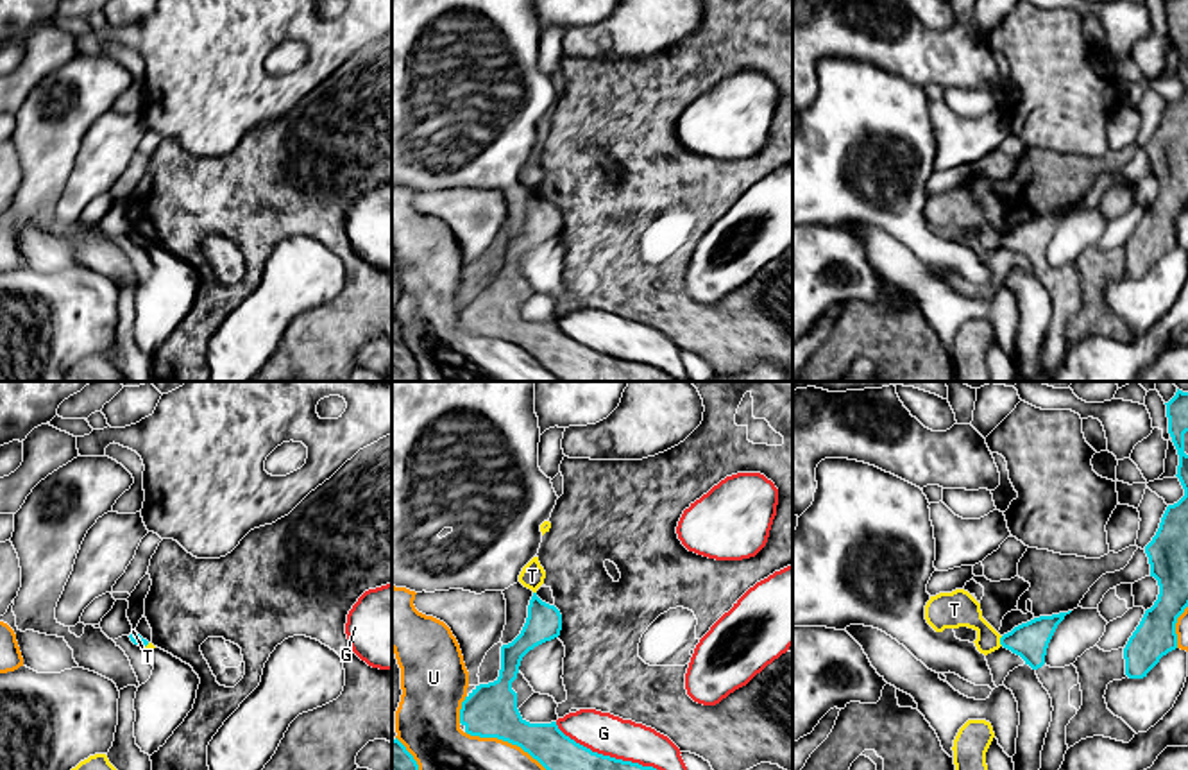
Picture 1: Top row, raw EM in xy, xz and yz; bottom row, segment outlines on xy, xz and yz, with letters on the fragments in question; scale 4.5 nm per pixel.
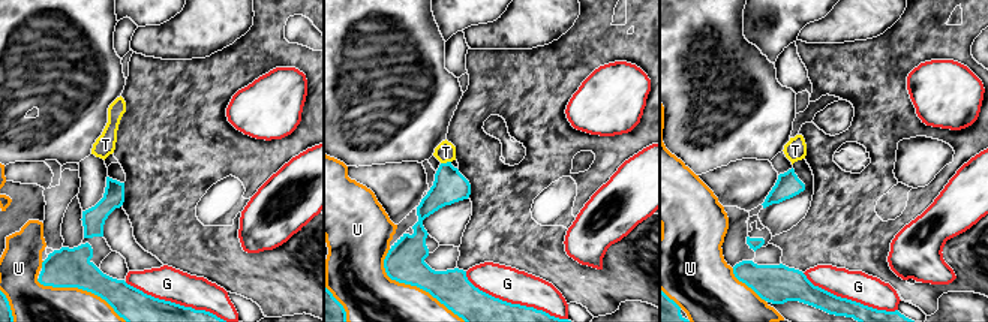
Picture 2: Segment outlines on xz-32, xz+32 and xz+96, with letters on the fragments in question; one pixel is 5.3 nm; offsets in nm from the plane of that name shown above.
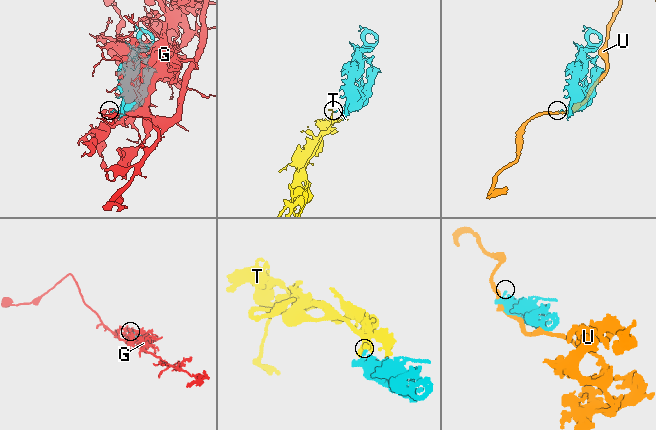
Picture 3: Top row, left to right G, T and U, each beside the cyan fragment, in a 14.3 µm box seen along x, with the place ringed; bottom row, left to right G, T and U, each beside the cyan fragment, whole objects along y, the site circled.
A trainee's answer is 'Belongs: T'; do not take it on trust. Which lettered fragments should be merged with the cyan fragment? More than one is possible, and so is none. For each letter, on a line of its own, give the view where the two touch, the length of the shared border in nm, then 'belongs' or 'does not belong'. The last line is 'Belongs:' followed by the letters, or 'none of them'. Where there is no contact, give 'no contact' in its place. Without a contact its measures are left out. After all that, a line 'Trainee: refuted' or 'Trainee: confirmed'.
G: contact in xz; length 650 nm; does not belong
T: contact in yz; length 50 nm; belongs
U: contact in xz; length 480 nm; does not belong
Belongs: T
Trainee: confirmed

